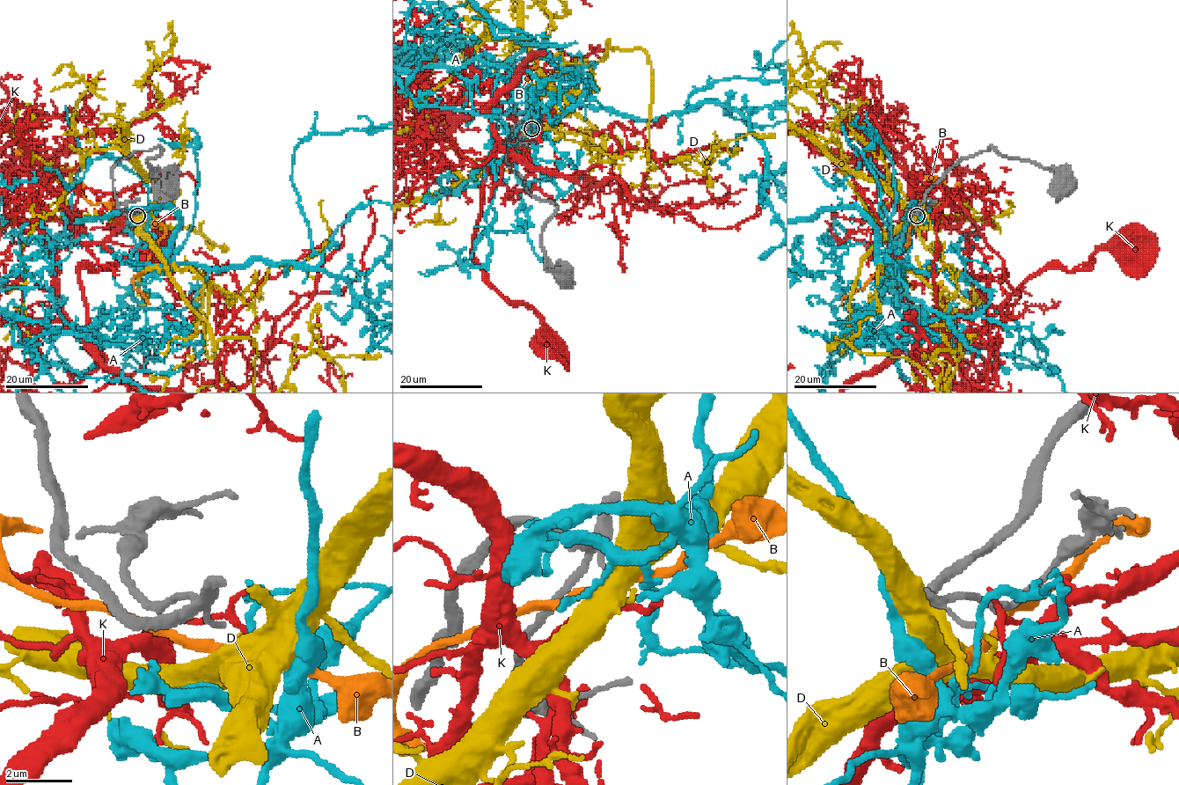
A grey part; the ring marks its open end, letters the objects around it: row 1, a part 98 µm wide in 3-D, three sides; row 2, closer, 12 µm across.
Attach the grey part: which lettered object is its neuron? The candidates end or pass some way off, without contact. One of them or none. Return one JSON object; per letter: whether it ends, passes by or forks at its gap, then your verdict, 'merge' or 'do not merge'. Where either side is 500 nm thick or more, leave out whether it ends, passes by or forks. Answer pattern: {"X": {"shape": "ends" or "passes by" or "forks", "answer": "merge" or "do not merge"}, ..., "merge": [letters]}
{"A": {"shape": "passes by", "answer": "do not merge"}, "B": {"shape": "passes by", "answer": "do not merge"}, "D": {"shape": "ends", "answer": "merge"}, "K": {"shape": "forks", "answer": "do not merge"}, "merge": ["D"]}

